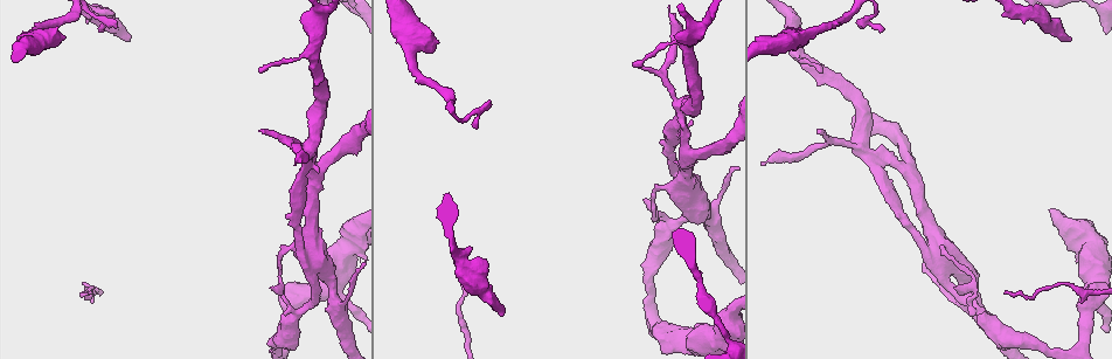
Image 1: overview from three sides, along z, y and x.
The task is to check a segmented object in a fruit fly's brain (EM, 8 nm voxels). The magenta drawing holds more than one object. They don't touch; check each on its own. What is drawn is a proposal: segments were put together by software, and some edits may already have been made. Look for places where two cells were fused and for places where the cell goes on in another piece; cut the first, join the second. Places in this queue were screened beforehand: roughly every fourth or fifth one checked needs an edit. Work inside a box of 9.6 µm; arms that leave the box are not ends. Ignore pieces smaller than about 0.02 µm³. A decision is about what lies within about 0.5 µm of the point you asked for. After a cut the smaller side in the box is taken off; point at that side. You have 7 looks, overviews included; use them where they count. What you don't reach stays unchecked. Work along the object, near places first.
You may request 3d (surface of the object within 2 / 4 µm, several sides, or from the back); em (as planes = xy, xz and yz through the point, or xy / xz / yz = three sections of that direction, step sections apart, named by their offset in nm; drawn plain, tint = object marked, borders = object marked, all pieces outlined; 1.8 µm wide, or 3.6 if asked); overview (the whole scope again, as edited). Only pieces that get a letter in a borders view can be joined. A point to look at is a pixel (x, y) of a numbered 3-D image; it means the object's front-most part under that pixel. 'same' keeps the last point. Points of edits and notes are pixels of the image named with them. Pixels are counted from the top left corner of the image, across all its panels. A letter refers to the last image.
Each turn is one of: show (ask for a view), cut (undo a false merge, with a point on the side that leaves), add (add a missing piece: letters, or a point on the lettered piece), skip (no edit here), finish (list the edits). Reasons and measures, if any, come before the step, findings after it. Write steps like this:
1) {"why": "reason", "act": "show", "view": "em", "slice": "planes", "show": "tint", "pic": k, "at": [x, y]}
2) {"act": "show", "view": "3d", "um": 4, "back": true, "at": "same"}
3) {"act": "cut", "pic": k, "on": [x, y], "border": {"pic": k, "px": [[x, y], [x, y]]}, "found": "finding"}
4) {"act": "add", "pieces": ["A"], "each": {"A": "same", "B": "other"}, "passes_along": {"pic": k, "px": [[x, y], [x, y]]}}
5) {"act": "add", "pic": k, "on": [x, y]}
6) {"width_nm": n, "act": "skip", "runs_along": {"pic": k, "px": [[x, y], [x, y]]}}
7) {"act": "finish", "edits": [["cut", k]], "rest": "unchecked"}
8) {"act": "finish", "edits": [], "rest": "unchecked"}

{"why": "thick end", "act": "show", "view": "em", "slice": "planes", "show": "borders", "pic": 1, "at": [504, 314]}

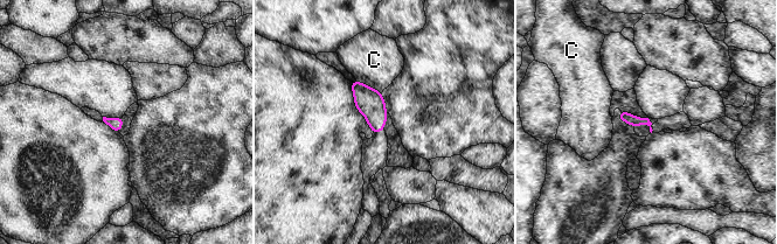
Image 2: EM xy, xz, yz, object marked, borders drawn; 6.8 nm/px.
{"act": "skip", "each": {"C": "other"}, "border": {"pic": 2, "px": [[356, 79], [381, 92]]}, "found": "no lettered piece goes on from it"}

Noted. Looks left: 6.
{"why": "thin end", "act": "show", "view": "em", "slice": "xy", "step": 8, "show": "tint", "pic": 1, "at": [115, 28]}

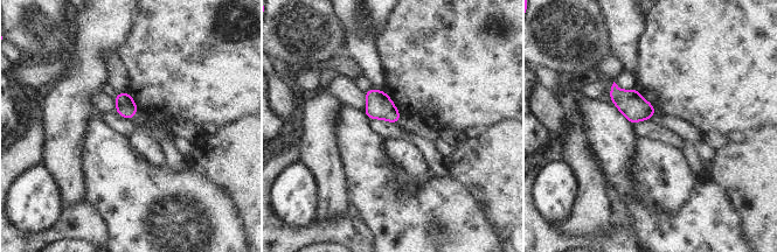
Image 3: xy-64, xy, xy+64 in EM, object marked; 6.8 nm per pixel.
{"why": "cut it another way", "act": "show", "view": "em", "slice": "planes", "show": "borders", "at": "same"}

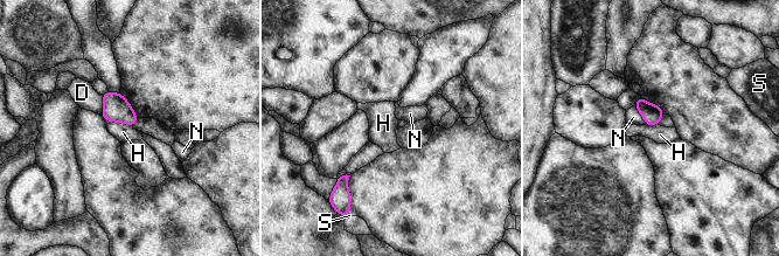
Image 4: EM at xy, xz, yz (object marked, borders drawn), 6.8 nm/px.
{"width_nm": 140, "act": "skip", "each": {"D": "other", "H": "other", "N": "other", "S": "other"}, "border": {"pic": 4, "px": [[105, 120], [127, 124], [132, 128]]}, "found": "no lettered piece goes on from it"}

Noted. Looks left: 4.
{"why": "sharp bend", "act": "show", "view": "em", "um": 3.6, "slice": "planes", "show": "borders", "pic": 1, "at": [930, 247]}

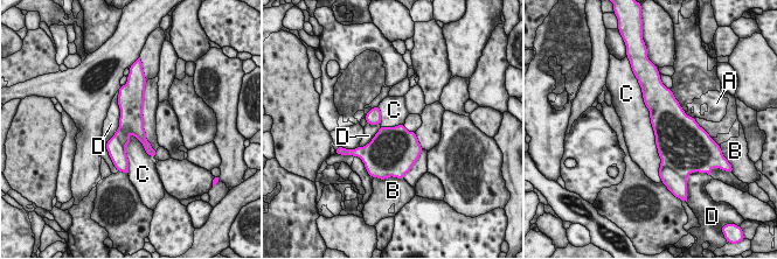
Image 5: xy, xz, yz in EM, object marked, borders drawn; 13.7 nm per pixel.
{"width_nm": 360, "longest_contact_nm": ["C", 1100], "act": "cut", "pic": 5, "on": [126, 124], "each": {"A": "other", "B": "other", "C": "other", "D": "other"}, "found": "a second cell is stuck on"}

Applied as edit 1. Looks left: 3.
{"act": "finish", "edits": [["cut", 5]], "rest": "unchecked"}

